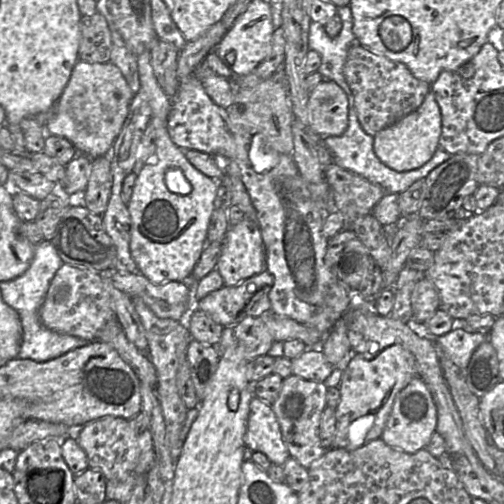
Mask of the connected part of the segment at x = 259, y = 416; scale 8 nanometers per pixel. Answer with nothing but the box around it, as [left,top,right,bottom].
[243,396,290,466]

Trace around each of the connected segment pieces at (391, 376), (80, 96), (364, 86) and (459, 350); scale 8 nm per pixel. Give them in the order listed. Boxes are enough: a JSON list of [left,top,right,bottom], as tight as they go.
[[331,345,416,450],[46,60,133,159],[344,43,431,137],[433,324,488,370]]

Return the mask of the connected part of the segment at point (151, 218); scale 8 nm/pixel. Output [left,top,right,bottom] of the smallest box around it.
[127,50,219,283]

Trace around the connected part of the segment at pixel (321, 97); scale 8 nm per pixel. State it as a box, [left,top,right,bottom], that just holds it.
[308,80,349,137]

